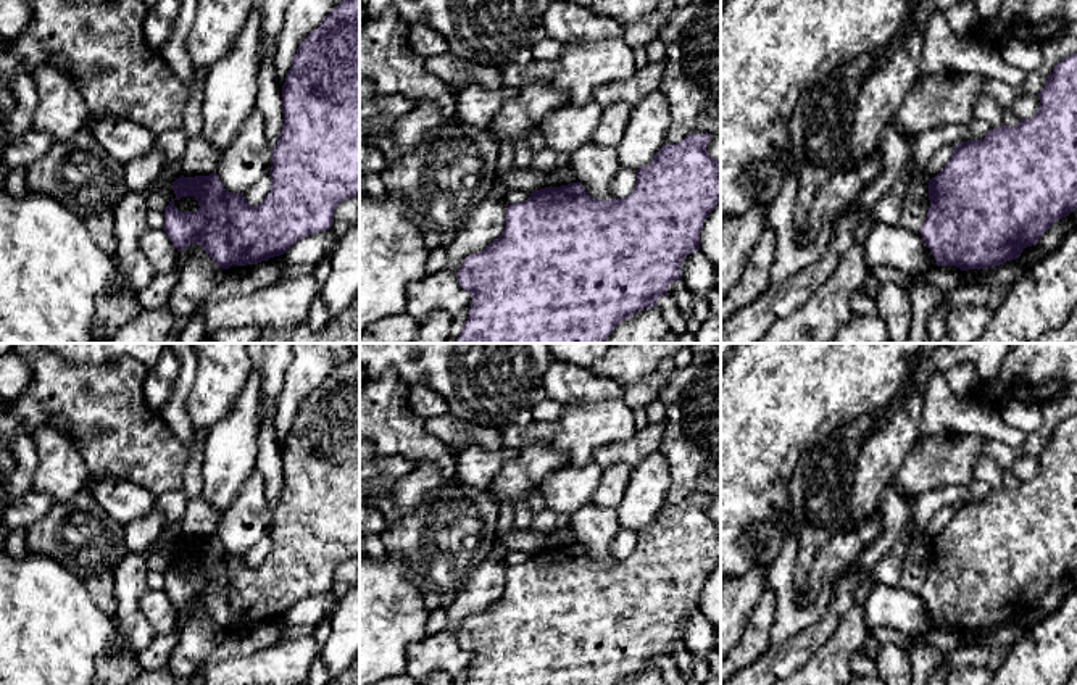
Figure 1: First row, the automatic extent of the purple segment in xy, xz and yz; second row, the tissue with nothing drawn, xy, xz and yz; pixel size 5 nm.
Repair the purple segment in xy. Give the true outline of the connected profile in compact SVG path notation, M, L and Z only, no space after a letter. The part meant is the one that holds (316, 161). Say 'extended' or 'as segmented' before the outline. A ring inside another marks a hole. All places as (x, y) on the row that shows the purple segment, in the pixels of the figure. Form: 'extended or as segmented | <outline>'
as segmented | M360 0L340 2L326 16L321 26L316 31L310 32L308 37L300 44L293 56L292 66L289 69L289 74L285 77L285 82L282 85L282 111L284 111L284 126L281 139L272 150L272 168L269 171L272 185L271 192L260 205L252 206L245 200L243 193L232 193L226 190L216 172L211 172L210 176L195 176L195 177L181 176L173 182L173 190L176 197L171 198L169 205L164 210L166 222L163 230L168 234L177 251L182 251L185 247L192 243L198 243L222 269L229 269L232 264L247 266L253 263L268 261L269 258L284 255L300 239L329 230L332 227L334 213L337 206L343 200L360 197ZM182 197L193 197L198 201L200 208L197 211L185 211L185 213L179 211L174 206L174 201L181 200Z

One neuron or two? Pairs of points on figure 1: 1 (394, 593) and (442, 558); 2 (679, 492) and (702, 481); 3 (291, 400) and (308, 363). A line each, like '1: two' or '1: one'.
1: two
2: one
3: one

